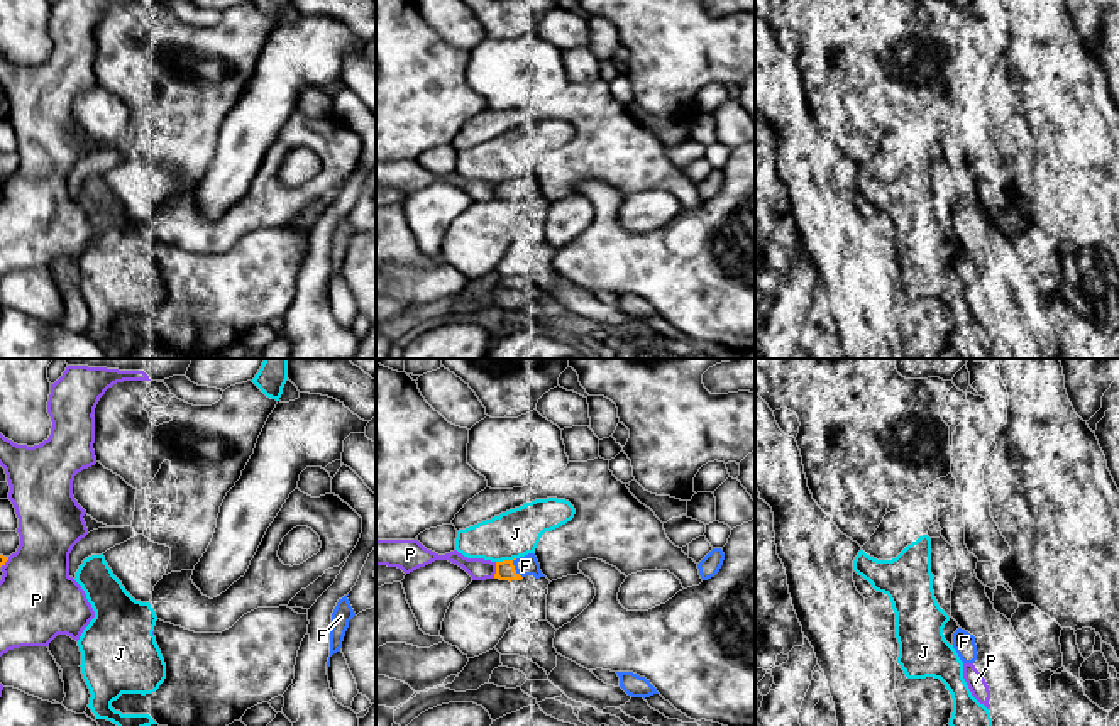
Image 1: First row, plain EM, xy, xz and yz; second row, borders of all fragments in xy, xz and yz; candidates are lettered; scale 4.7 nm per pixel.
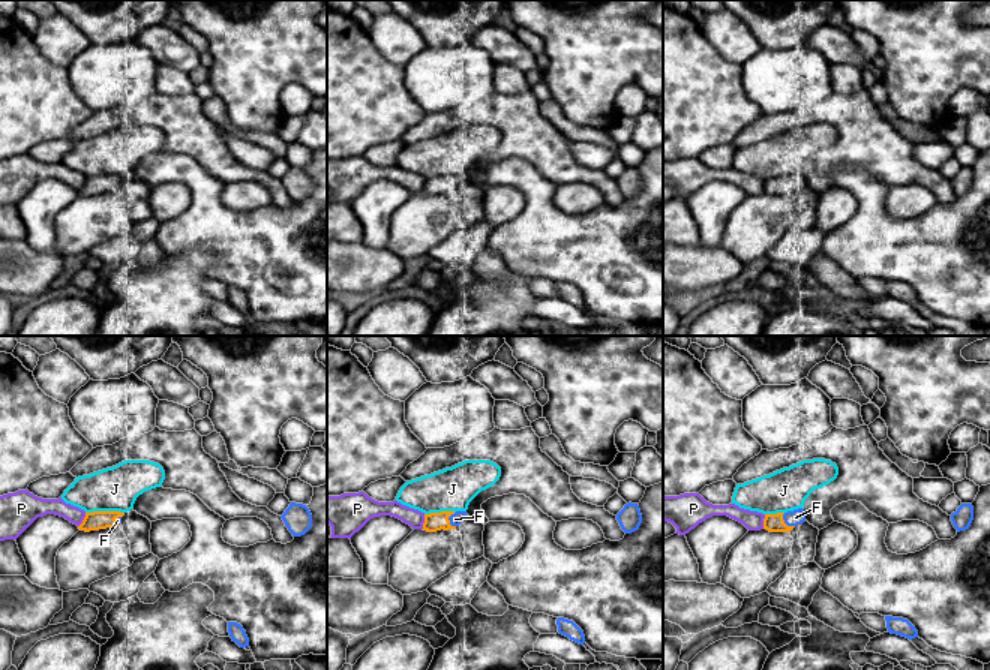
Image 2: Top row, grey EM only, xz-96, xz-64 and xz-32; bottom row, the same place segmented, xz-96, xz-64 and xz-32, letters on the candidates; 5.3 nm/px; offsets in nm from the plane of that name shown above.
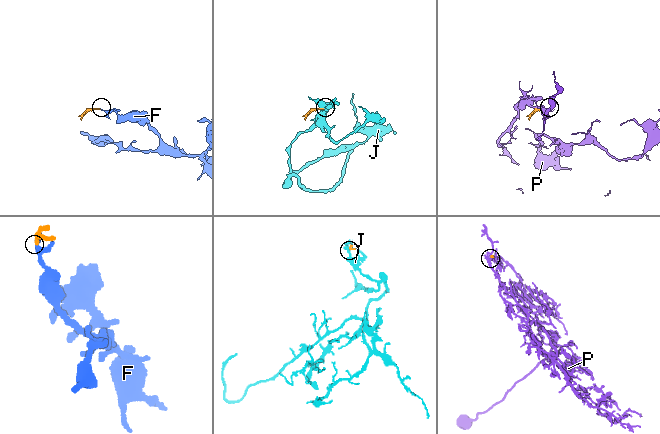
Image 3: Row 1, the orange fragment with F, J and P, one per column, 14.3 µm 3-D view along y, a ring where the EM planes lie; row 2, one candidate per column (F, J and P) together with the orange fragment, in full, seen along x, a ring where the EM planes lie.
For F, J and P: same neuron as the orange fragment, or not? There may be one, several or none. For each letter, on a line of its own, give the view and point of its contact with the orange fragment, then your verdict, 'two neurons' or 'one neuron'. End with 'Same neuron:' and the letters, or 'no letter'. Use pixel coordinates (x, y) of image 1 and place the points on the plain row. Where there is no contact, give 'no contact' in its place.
F: xz (513, 190) | one neuron
J: xz (505, 181) | two neurons
P: xz (496, 192) | two neurons
Same neuron: F

